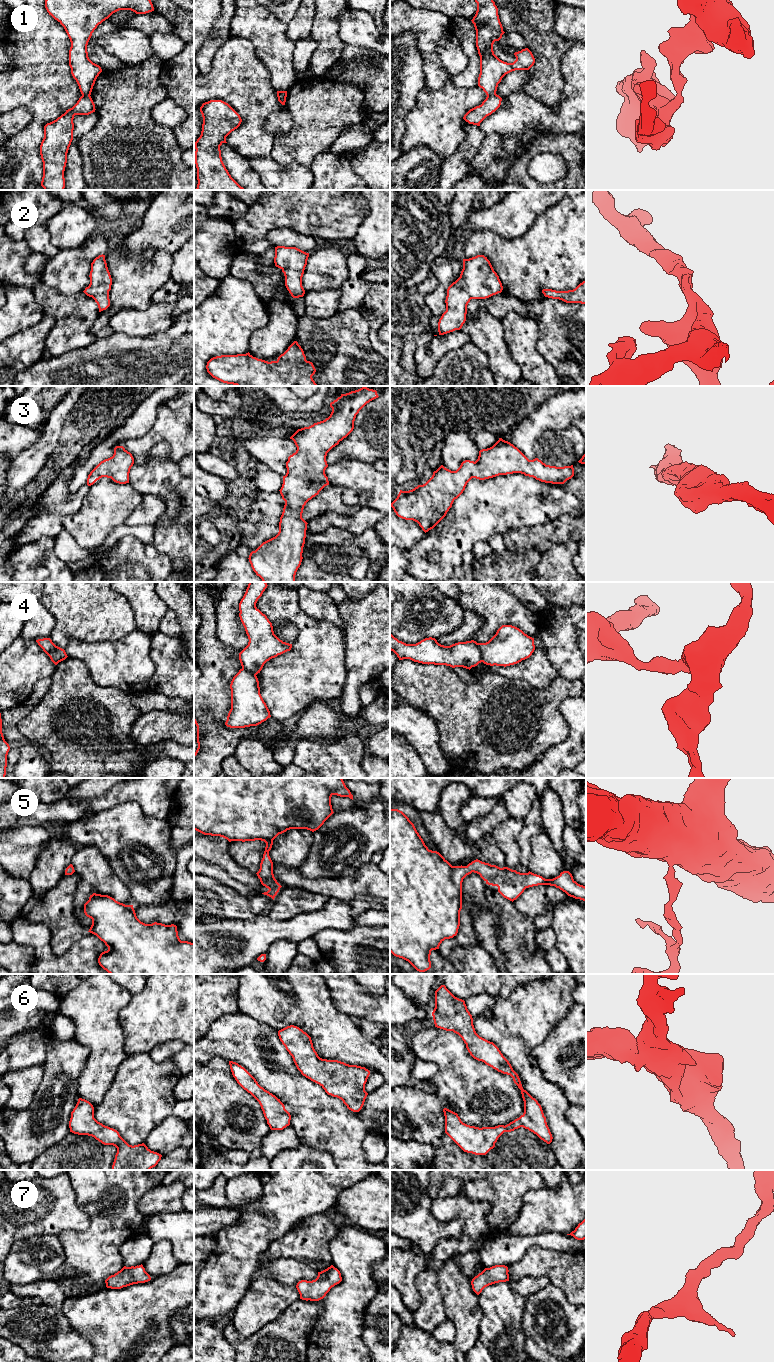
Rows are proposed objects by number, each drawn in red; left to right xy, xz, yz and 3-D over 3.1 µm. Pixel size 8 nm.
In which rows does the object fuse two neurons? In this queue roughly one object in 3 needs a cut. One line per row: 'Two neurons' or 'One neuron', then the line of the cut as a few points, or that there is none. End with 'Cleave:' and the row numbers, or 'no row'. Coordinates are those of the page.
1: Two neurons. Split along yz (495, 93), (487, 96)
2: One neuron. No split
3: One neuron. No split
4: Two neurons. Split along yz (477, 643), (482, 661)
5: One neuron. No split
6: One neuron. No split
7: One neuron. No split
Cleave: 1, 4

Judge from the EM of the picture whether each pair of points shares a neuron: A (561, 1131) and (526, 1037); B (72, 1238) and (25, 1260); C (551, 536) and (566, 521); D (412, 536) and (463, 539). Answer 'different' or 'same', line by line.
A: same
B: different
C: same
D: different

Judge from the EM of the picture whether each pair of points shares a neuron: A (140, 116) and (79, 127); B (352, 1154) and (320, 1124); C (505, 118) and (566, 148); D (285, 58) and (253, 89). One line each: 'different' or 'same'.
A: different
B: same
C: different
D: different

